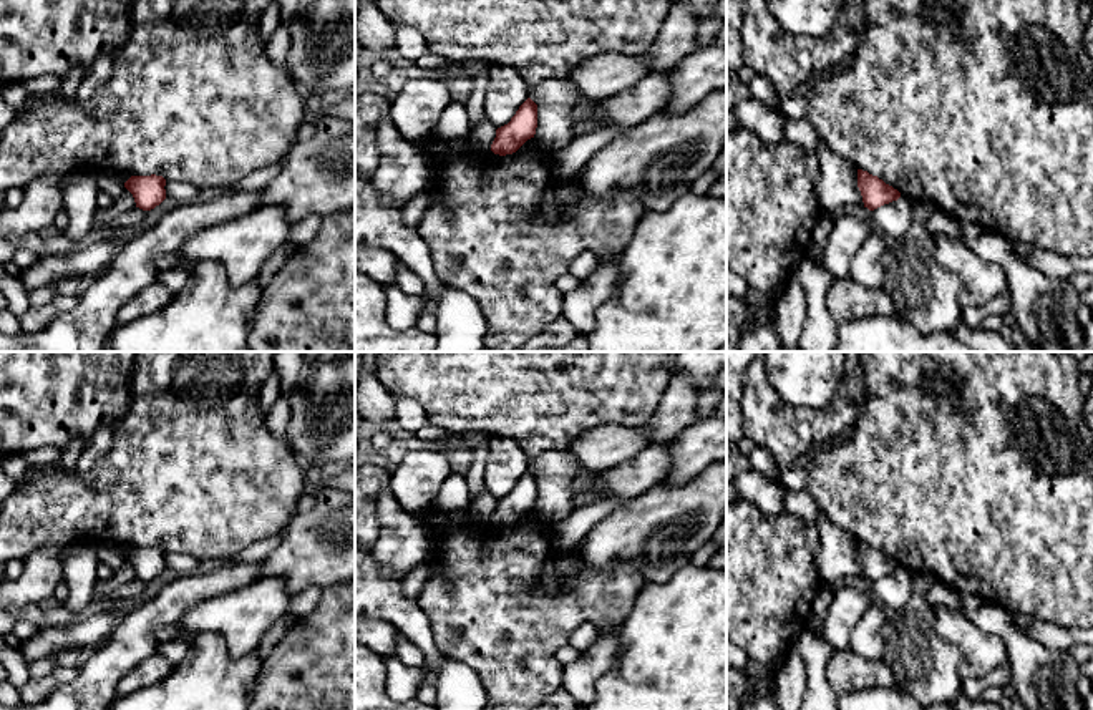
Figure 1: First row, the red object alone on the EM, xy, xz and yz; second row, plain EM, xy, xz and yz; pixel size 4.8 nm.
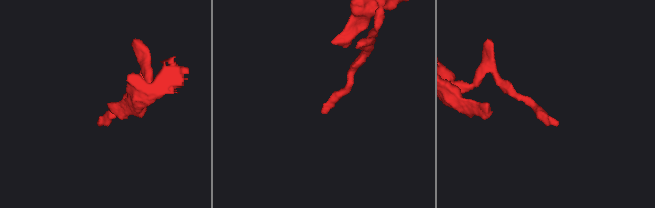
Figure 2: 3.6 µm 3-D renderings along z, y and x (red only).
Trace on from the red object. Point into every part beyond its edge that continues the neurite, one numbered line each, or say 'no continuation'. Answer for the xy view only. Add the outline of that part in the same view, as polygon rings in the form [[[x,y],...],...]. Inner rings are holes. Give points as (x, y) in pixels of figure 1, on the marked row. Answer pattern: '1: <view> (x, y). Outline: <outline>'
no continuation

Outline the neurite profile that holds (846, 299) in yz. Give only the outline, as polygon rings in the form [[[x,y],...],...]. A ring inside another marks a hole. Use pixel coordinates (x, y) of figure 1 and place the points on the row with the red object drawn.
[[[849,275],[831,282],[826,307],[836,323],[872,315],[901,315],[902,310],[884,289],[867,289]]]

